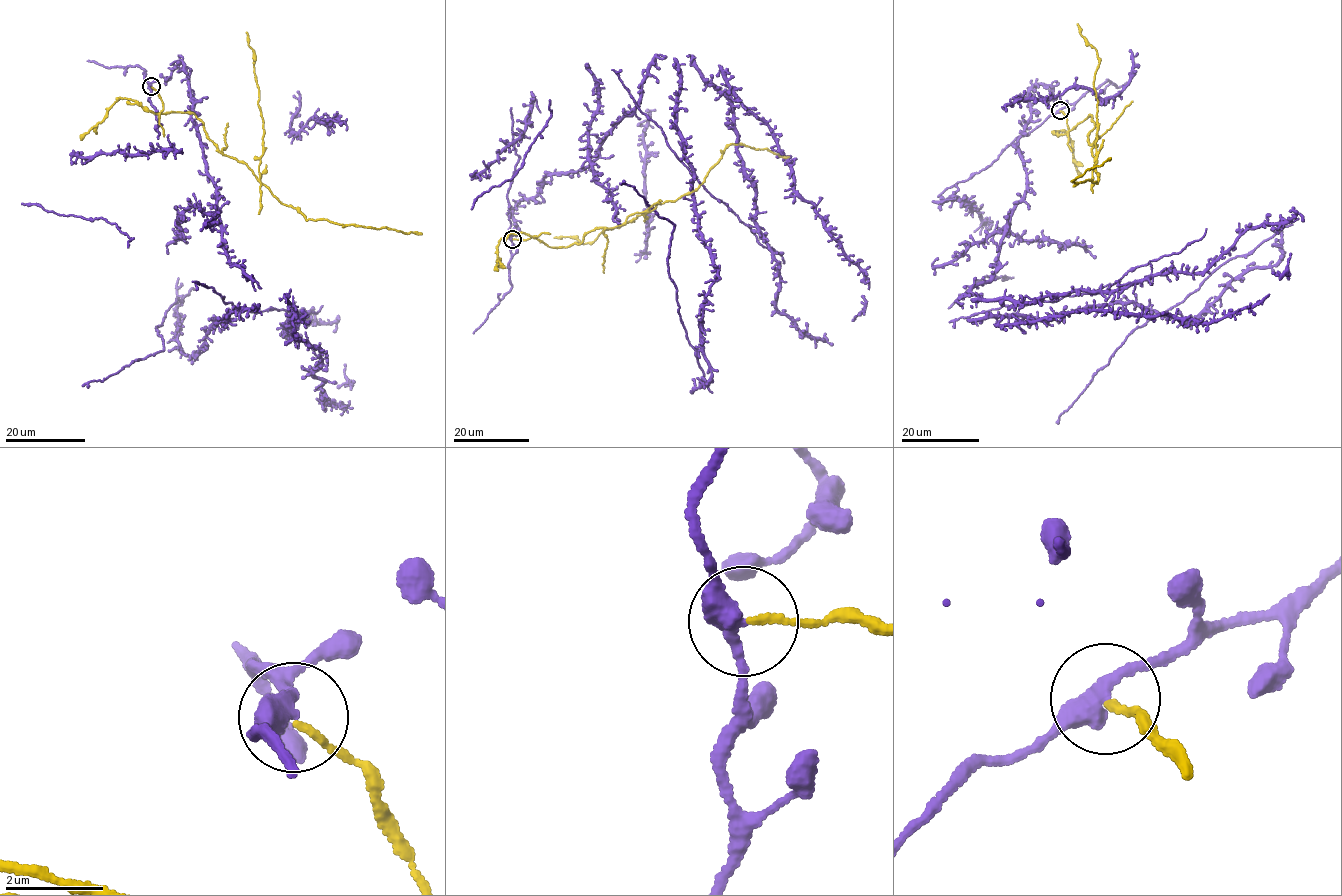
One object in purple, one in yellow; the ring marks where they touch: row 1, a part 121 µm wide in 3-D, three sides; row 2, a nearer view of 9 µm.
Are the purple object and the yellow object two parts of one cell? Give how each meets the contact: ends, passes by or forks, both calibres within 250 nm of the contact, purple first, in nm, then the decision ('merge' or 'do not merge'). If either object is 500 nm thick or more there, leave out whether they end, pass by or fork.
purple passes by | yellow ends | 320/120 nm | do not merge

